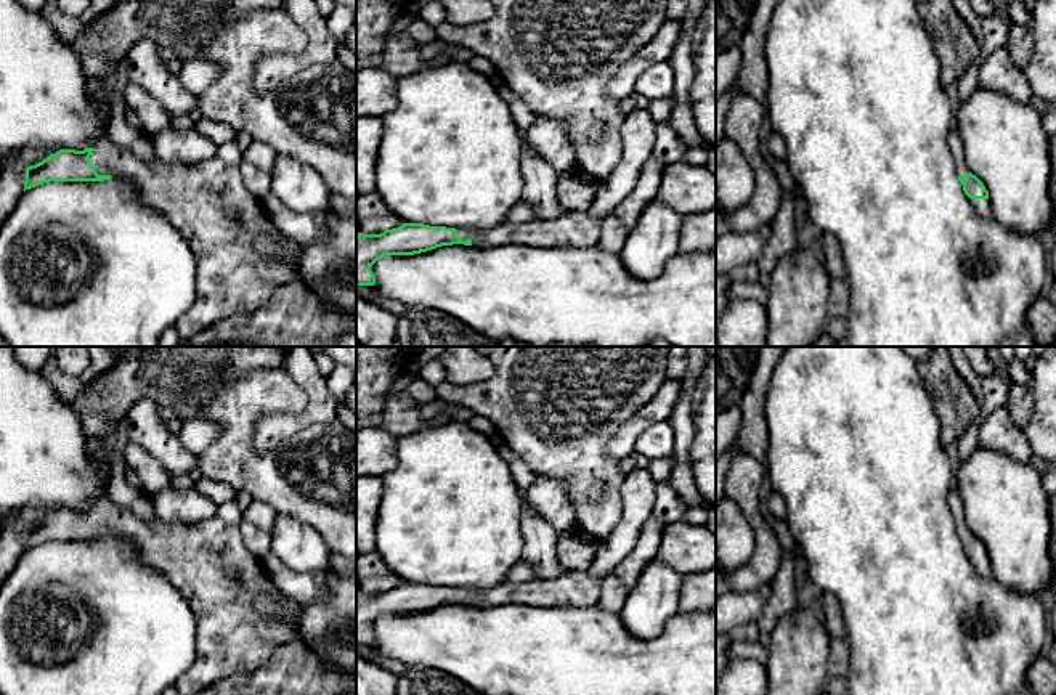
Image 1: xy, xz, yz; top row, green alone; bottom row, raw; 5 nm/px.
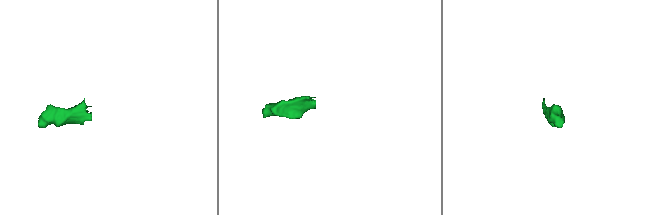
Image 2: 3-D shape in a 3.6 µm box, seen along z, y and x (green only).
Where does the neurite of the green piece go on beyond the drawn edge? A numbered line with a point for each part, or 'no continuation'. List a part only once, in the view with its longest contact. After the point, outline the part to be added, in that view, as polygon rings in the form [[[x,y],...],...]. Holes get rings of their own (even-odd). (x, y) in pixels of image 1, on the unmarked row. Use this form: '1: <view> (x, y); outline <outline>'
1: xy (207, 562); outline [[[108,494],[96,496],[91,507],[90,520],[96,533],[128,541],[140,560],[164,575],[193,610],[197,623],[196,660],[175,682],[180,695],[196,695],[226,677],[254,673],[281,645],[300,640],[300,605],[276,587],[263,560],[246,547],[239,526],[218,515],[189,525],[160,518],[146,522],[112,502]],[[260,592],[279,600],[276,613],[263,616],[254,608],[254,595]]]

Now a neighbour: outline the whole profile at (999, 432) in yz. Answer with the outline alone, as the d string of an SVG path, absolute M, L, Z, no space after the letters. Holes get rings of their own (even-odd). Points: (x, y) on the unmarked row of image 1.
M1006 406L985 416L977 435L977 446L995 449L1009 457L1029 464L1034 451L1021 427L1011 419Z

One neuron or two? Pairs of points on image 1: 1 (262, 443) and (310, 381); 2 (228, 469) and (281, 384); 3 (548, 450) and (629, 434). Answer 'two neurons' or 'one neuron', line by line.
1: one neuron
2: one neuron
3: two neurons

